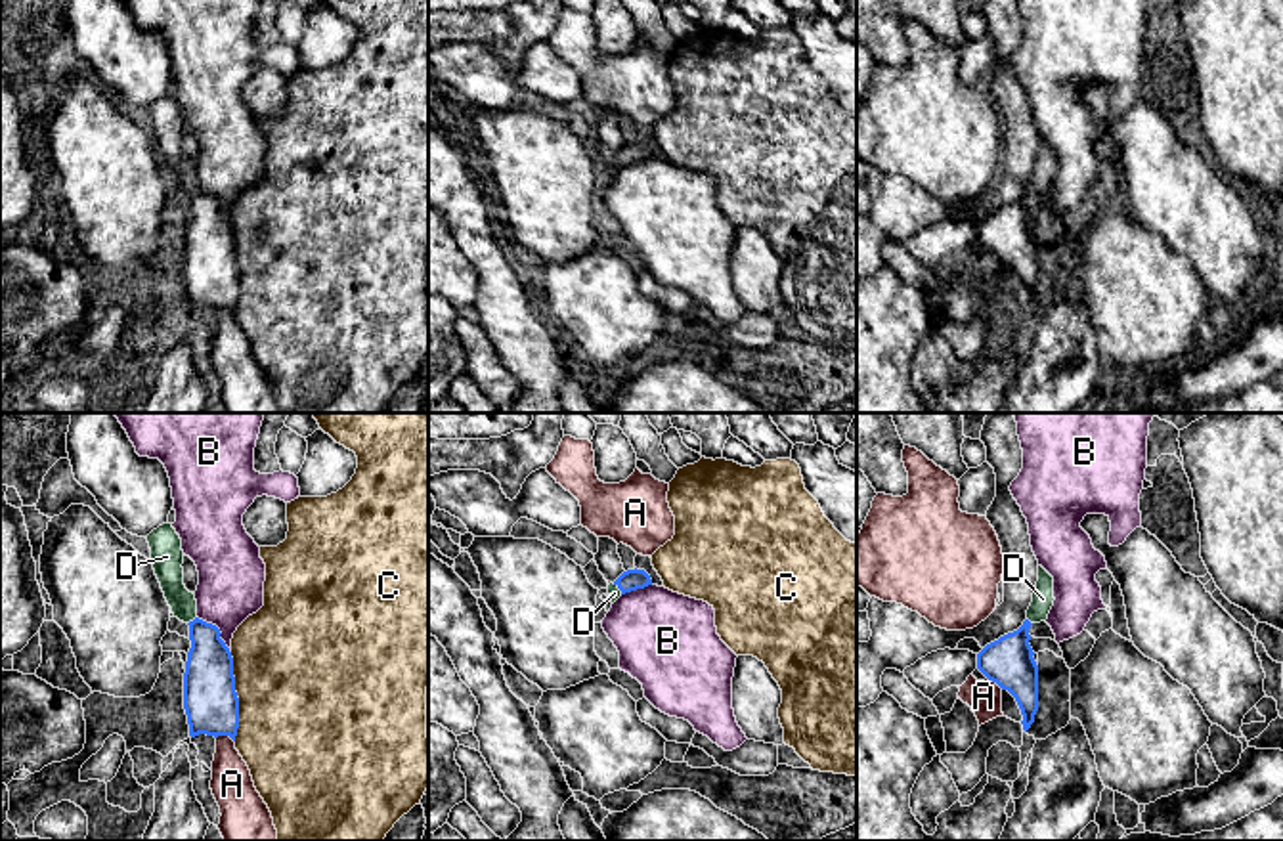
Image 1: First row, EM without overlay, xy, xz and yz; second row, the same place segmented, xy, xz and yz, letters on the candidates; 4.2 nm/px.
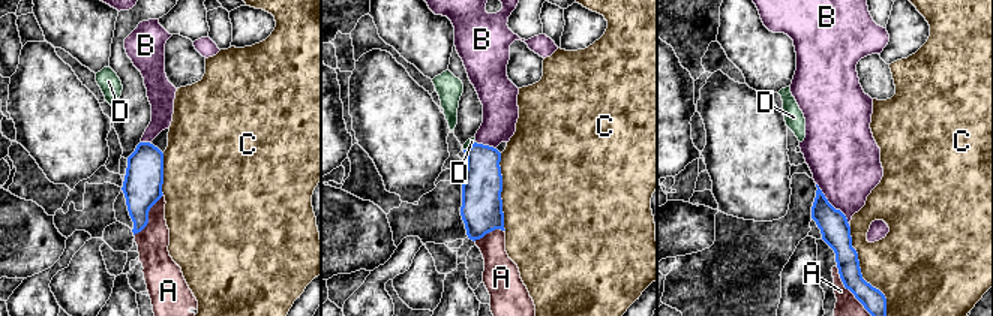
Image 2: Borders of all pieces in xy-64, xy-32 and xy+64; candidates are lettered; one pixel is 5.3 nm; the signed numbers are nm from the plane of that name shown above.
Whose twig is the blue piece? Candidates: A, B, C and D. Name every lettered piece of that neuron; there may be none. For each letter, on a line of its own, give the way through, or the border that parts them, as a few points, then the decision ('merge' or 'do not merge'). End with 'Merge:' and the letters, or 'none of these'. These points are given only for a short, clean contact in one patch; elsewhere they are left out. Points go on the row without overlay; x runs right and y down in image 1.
A: do not merge
B: do not merge
C: do not merge
D: across xy (209, 249), (205, 209), (194, 192), (176, 167), (169, 142) | merge
Merge: D

